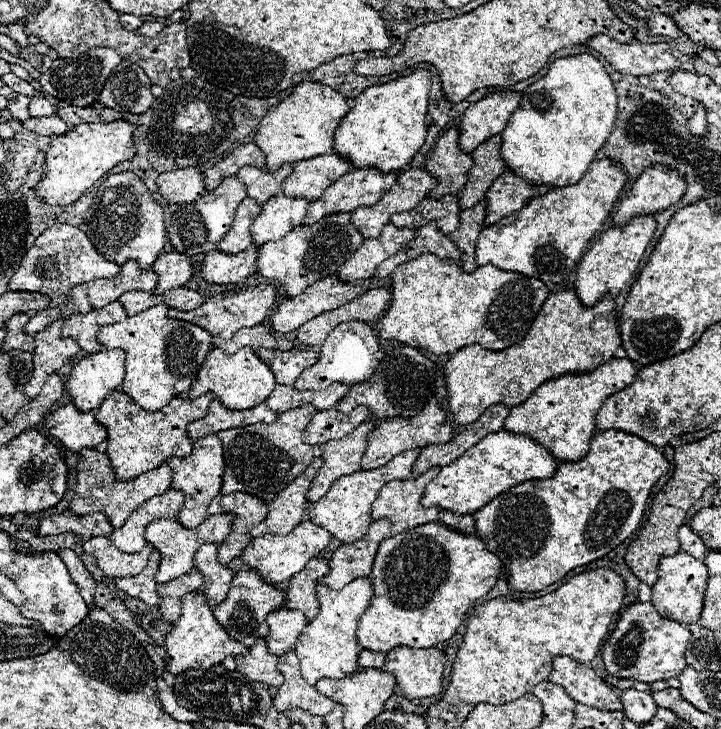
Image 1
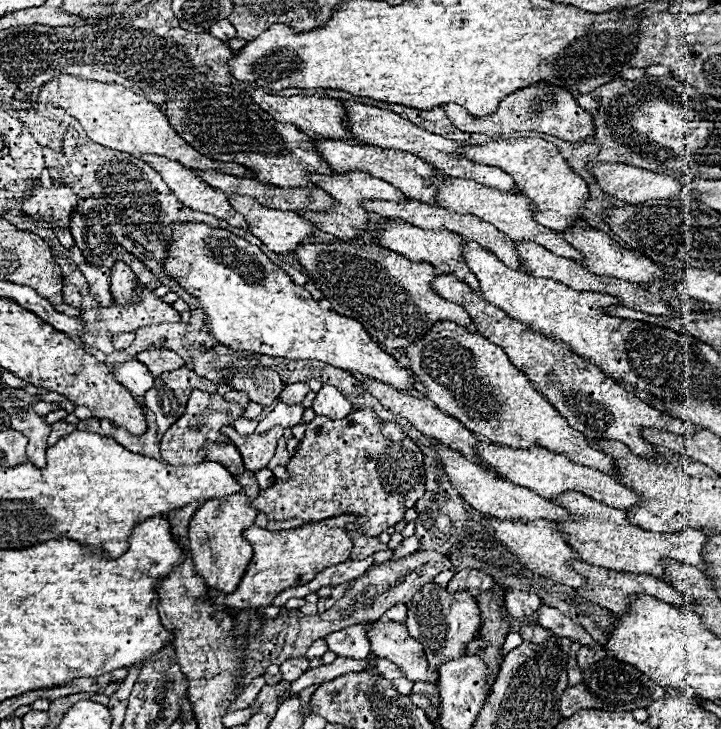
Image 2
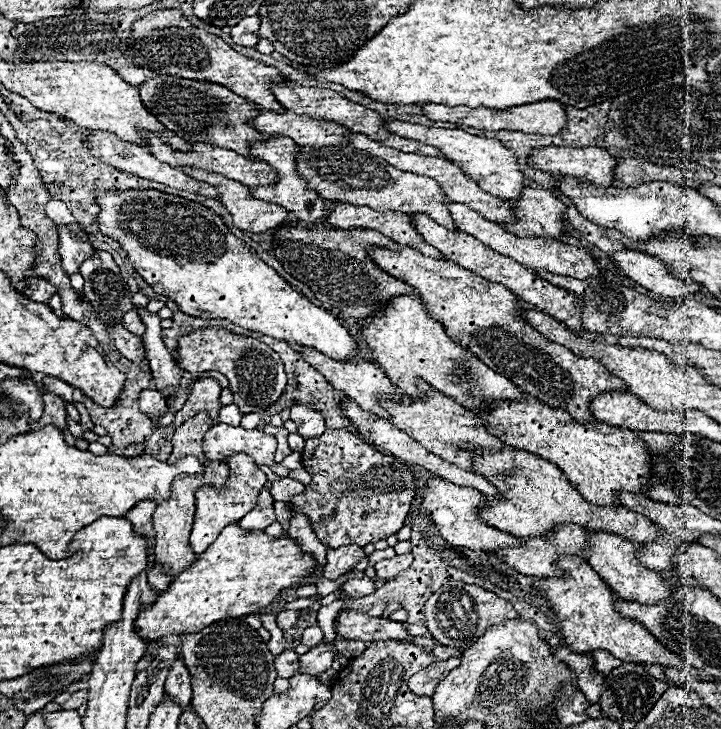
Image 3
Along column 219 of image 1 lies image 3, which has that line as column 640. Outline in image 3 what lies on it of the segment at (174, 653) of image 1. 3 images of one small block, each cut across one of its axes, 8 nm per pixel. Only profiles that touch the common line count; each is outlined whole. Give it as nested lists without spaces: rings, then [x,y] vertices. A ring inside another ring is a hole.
[[[560,558],[560,568],[566,570],[564,578],[550,578],[550,580],[536,580],[542,596],[548,598],[552,608],[562,620],[564,628],[564,644],[570,650],[590,652],[590,650],[608,650],[614,658],[624,662],[640,662],[640,664],[656,664],[664,668],[680,666],[684,668],[686,662],[662,646],[640,622],[624,618],[616,610],[616,596],[610,586],[592,570],[592,566],[584,558]]]

